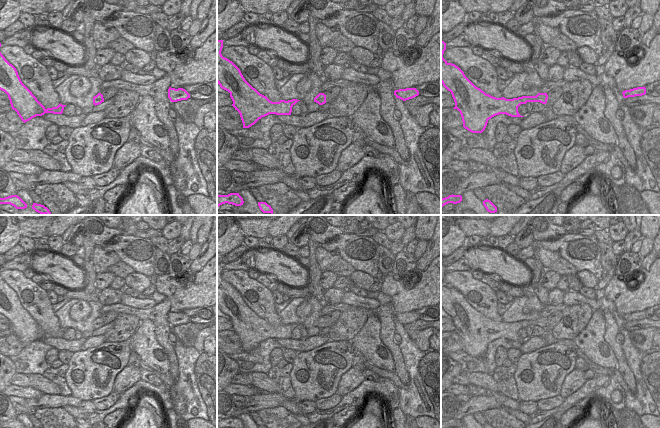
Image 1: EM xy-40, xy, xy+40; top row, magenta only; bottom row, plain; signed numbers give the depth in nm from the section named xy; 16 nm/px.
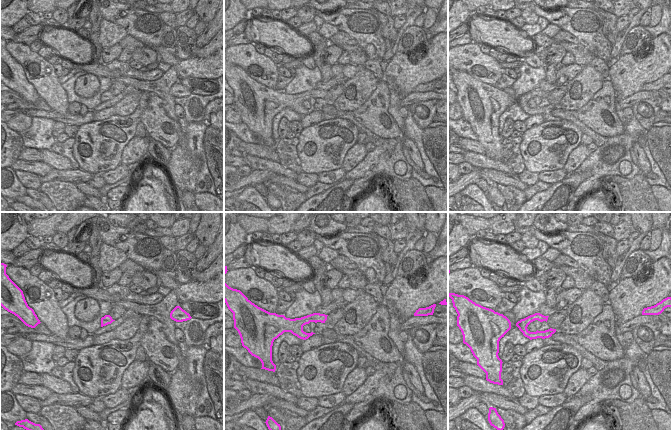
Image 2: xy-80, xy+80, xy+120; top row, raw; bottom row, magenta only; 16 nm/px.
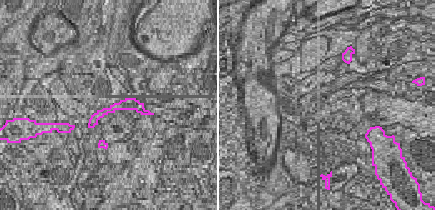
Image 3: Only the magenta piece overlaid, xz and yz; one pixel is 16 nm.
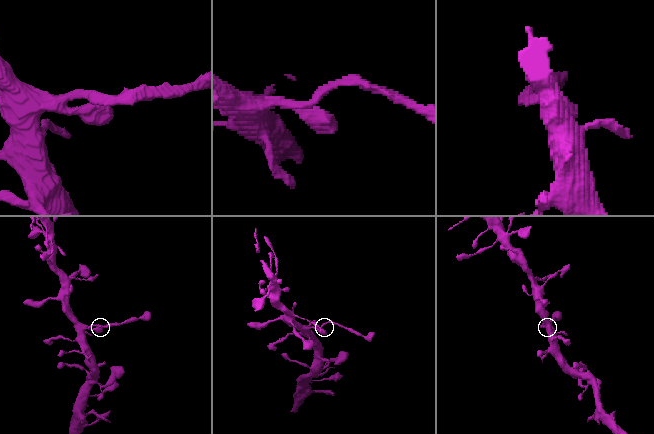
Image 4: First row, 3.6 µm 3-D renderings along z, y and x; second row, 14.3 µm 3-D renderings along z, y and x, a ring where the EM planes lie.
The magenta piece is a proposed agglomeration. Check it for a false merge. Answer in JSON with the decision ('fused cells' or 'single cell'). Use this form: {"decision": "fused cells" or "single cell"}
{"decision": "fused cells"}

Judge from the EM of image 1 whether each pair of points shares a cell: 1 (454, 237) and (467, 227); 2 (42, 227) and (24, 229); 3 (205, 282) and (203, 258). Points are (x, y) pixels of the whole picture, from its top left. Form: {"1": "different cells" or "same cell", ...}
{"1": "different cells", "2": "same cell", "3": "different cells"}

